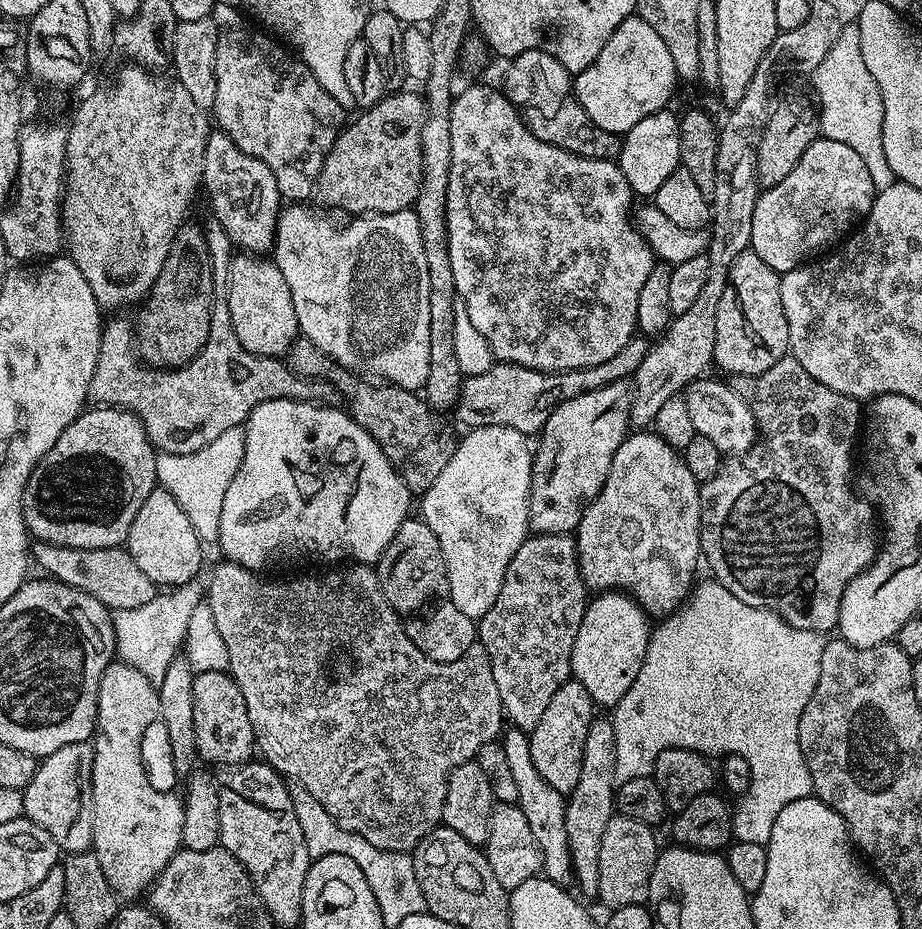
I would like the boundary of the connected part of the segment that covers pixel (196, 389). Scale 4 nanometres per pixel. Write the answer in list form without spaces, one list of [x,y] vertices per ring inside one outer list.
[[[224,290],[217,291],[212,298],[212,317],[207,344],[195,358],[186,364],[181,364],[178,368],[145,366],[134,351],[133,321],[123,320],[120,316],[114,317],[109,324],[107,321],[100,333],[100,349],[96,355],[96,365],[88,387],[88,400],[93,405],[115,406],[135,412],[153,448],[161,453],[182,456],[202,450],[226,430],[243,425],[249,414],[263,400],[301,400],[303,404],[320,404],[323,400],[336,404],[341,401],[341,398],[340,392],[333,384],[322,383],[318,378],[295,376],[283,359],[274,356],[256,356],[250,350],[246,350],[242,342],[238,342],[238,334],[234,334],[228,309],[228,293]]]

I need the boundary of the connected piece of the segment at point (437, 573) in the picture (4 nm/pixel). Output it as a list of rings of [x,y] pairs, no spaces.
[[[409,518],[398,526],[396,536],[378,561],[380,588],[390,606],[397,613],[416,612],[431,596],[447,593],[448,571],[444,565],[442,546],[438,546],[438,538],[434,530],[430,530],[423,518]]]

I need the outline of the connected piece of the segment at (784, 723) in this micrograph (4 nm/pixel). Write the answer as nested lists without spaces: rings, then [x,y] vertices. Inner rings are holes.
[[[708,578],[705,584],[699,584],[697,583],[691,589],[690,599],[687,603],[674,615],[671,615],[667,619],[669,621],[662,625],[657,632],[655,629],[651,633],[648,649],[642,662],[642,670],[638,670],[638,678],[634,678],[634,686],[630,686],[630,690],[626,690],[626,694],[616,704],[614,715],[611,717],[616,739],[616,757],[614,758],[616,782],[619,785],[622,782],[630,782],[630,778],[652,776],[658,754],[662,754],[662,750],[667,748],[689,748],[691,752],[701,754],[709,754],[708,752],[738,754],[742,758],[746,758],[746,762],[750,762],[751,791],[754,796],[756,792],[756,808],[748,808],[745,812],[733,811],[732,835],[736,840],[742,842],[758,842],[767,845],[770,830],[774,830],[774,818],[778,818],[778,814],[782,814],[782,806],[803,796],[813,795],[808,761],[804,759],[802,746],[798,742],[798,722],[802,718],[802,710],[806,710],[806,702],[810,702],[810,698],[814,694],[814,686],[818,686],[818,674],[820,673],[825,641],[819,632],[792,628],[777,612],[771,612],[768,608],[750,606],[746,602],[742,602],[742,598],[734,598],[734,594],[730,594],[730,590],[726,590],[726,586],[722,586],[720,581],[715,578]]]

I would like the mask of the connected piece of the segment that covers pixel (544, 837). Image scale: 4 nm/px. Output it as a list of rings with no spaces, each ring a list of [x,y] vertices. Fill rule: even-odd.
[[[509,727],[503,733],[502,743],[506,750],[506,762],[510,762],[510,770],[514,782],[518,785],[518,805],[530,824],[534,842],[541,852],[541,869],[547,879],[555,884],[566,886],[566,803],[565,793],[554,790],[542,774],[534,766],[534,758],[530,758],[528,736],[520,729]],[[508,732],[508,733],[507,733]]]

